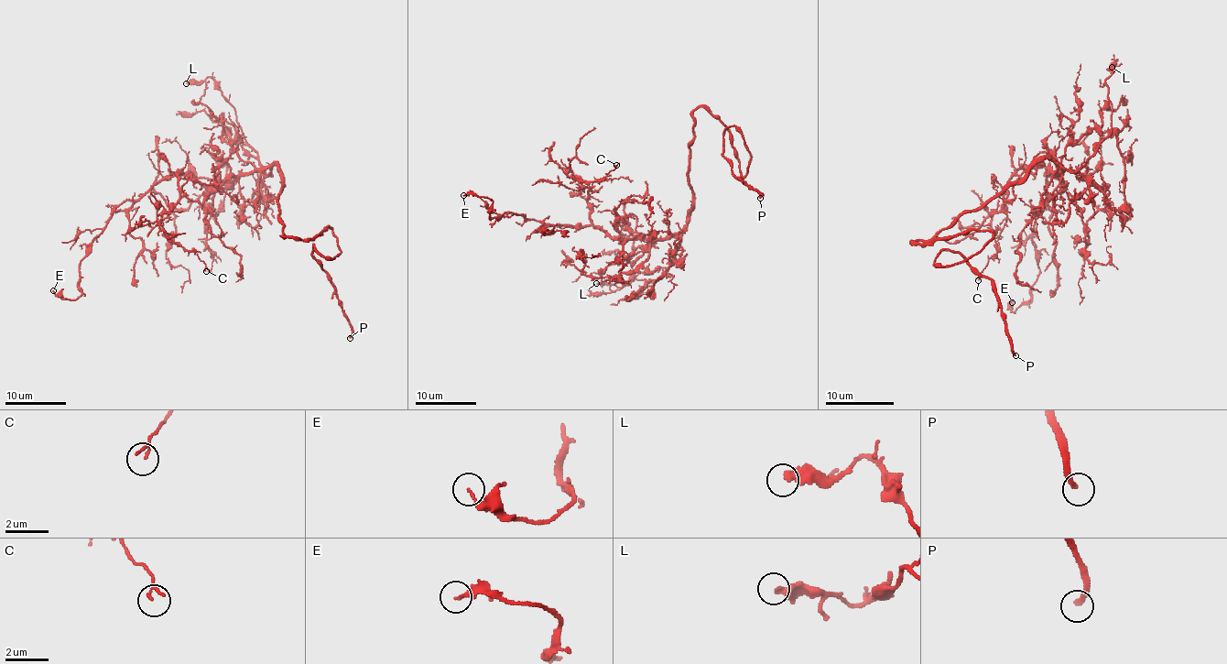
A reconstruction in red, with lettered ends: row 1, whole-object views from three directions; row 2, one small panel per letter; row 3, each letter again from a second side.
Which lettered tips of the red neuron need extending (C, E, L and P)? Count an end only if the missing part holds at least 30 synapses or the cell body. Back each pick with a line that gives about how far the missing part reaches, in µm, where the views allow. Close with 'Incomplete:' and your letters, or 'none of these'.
P: Missing length about 50 µm
Incomplete: P

